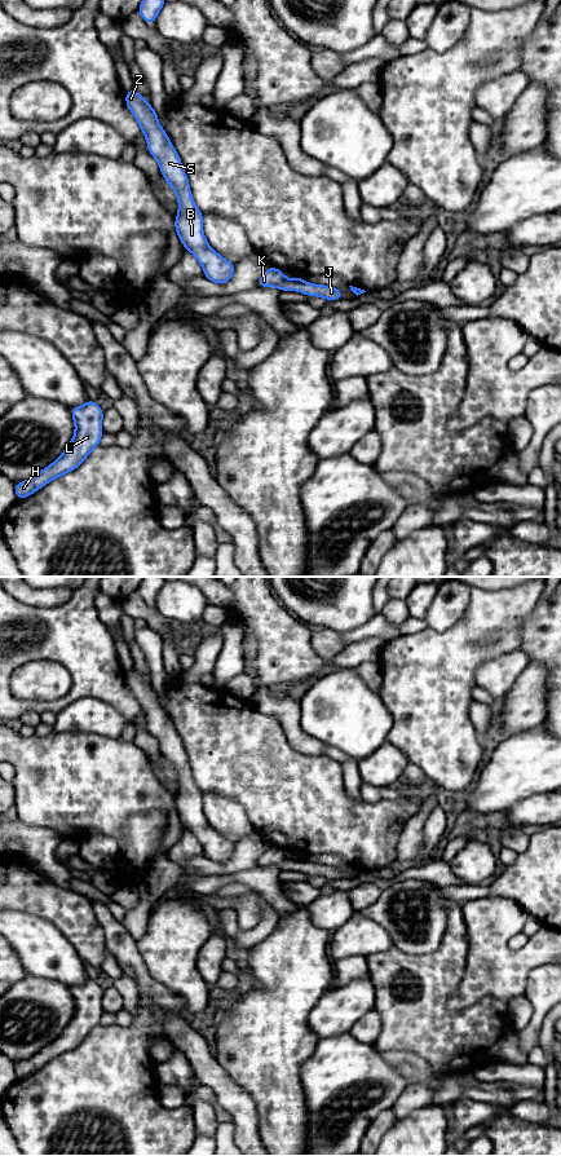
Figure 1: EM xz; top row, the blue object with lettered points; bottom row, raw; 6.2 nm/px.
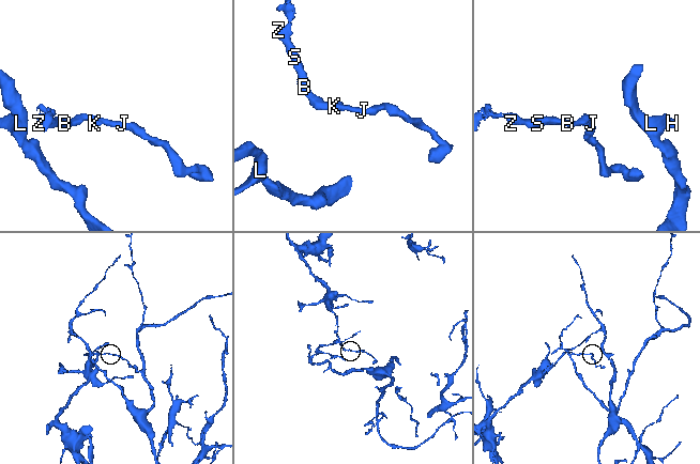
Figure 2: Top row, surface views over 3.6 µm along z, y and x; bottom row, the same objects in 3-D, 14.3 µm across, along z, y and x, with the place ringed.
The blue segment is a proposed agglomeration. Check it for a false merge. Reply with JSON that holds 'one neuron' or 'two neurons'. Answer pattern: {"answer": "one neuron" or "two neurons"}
{"answer": "one neuron"}

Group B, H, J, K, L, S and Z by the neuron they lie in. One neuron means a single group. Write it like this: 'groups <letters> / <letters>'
groups B H J K L S Z

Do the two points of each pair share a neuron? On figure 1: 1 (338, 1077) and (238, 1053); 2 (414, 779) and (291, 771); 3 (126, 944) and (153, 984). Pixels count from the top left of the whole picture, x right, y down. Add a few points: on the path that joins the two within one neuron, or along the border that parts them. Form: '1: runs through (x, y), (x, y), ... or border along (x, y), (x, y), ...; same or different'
1: border along (318, 1042), (301, 1066), (304, 1098); different
2: border along (409, 782), (412, 788); different
3: runs through (127, 954), (142, 974); same

